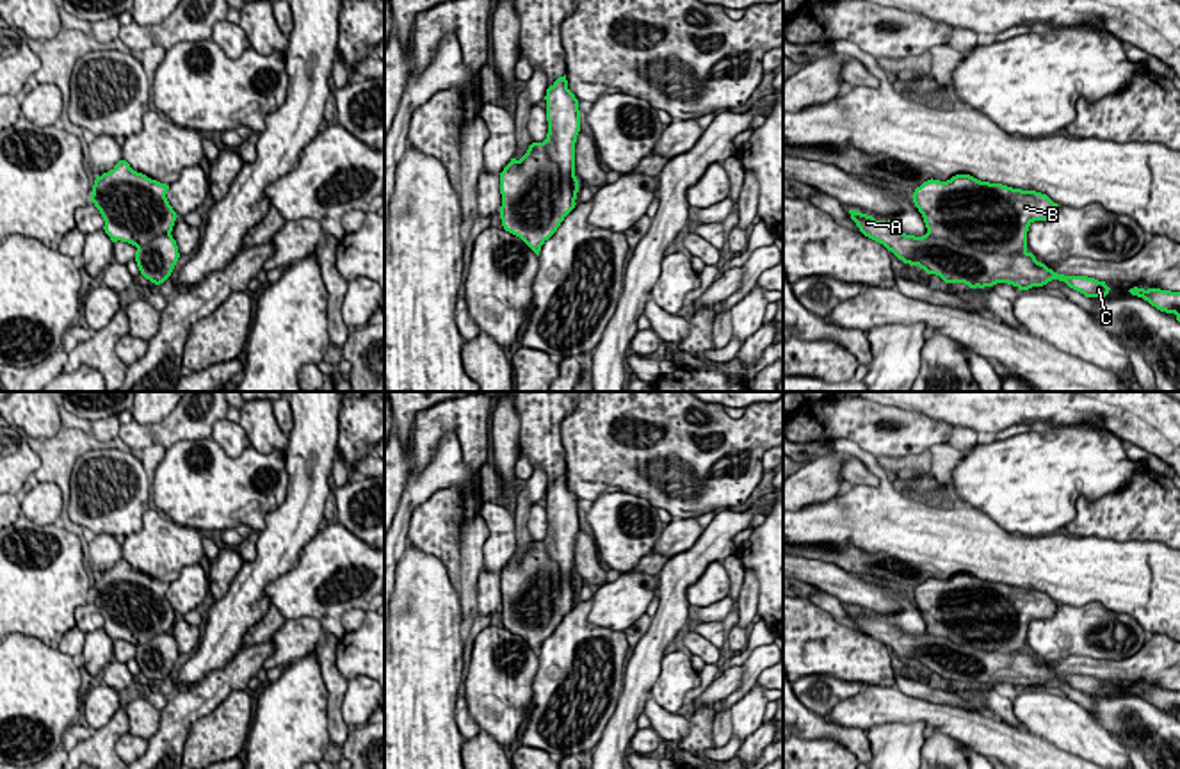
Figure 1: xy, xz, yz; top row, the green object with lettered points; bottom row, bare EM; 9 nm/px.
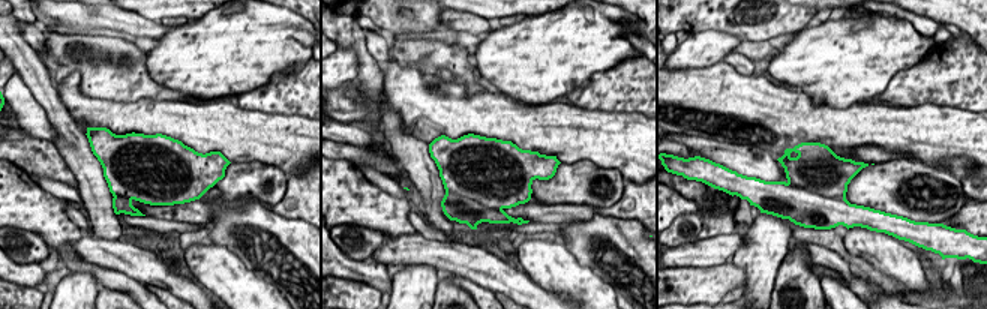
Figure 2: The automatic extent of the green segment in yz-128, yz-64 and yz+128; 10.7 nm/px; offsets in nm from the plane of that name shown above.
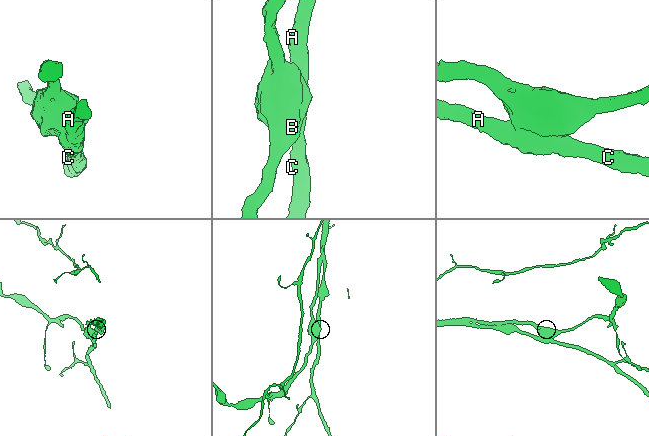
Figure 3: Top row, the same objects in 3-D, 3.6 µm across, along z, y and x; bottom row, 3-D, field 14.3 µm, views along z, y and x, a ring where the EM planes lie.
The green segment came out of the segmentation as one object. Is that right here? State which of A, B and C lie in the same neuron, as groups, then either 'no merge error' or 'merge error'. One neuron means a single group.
groups A B C; no merge error

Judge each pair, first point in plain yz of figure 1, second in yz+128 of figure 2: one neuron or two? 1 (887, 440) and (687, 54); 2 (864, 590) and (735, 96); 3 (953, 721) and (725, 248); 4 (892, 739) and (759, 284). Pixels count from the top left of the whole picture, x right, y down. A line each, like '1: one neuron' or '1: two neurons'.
1: two neurons
2: two neurons
3: one neuron
4: one neuron

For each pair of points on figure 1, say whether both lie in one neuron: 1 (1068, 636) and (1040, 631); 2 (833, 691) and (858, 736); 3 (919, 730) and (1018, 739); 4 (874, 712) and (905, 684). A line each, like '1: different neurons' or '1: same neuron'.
1: same neuron
2: different neurons
3: different neurons
4: different neurons

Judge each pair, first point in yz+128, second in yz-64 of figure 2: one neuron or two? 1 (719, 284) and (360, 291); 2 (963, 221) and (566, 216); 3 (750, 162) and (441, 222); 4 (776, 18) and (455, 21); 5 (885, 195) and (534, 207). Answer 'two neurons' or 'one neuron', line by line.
1: one neuron
2: one neuron
3: two neurons
4: two neurons
5: two neurons

